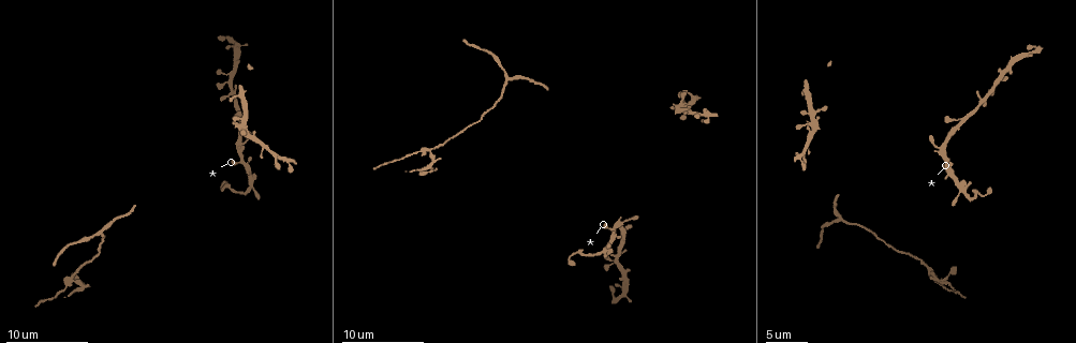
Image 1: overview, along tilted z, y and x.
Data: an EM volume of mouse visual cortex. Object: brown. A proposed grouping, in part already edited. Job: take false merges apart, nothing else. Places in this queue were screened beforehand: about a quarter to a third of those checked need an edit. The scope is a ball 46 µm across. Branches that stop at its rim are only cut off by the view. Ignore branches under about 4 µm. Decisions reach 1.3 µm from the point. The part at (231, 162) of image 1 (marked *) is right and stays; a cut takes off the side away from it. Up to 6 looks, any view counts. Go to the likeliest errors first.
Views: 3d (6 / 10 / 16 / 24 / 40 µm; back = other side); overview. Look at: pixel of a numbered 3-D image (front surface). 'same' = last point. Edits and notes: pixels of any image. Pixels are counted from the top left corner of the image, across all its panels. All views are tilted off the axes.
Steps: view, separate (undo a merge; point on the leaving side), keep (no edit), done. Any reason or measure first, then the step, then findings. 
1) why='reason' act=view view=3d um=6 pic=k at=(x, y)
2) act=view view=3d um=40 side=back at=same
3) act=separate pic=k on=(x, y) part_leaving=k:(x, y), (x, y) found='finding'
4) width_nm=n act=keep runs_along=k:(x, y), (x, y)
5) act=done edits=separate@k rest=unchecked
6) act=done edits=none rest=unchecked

act=view view=3d um=6 pic=1 at=(432, 154)

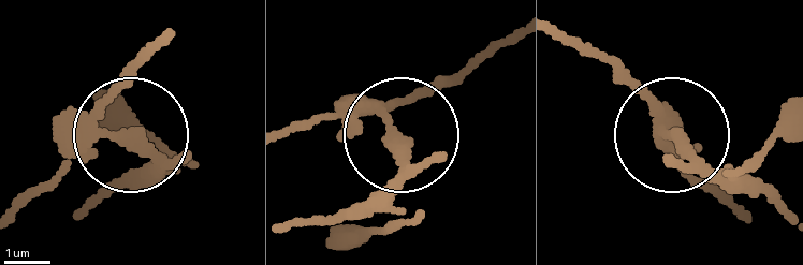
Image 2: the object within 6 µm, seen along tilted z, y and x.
act=separate pic=2 on=(148, 150) found='a second neuron is stuck on'

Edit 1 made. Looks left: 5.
act=view view=overview

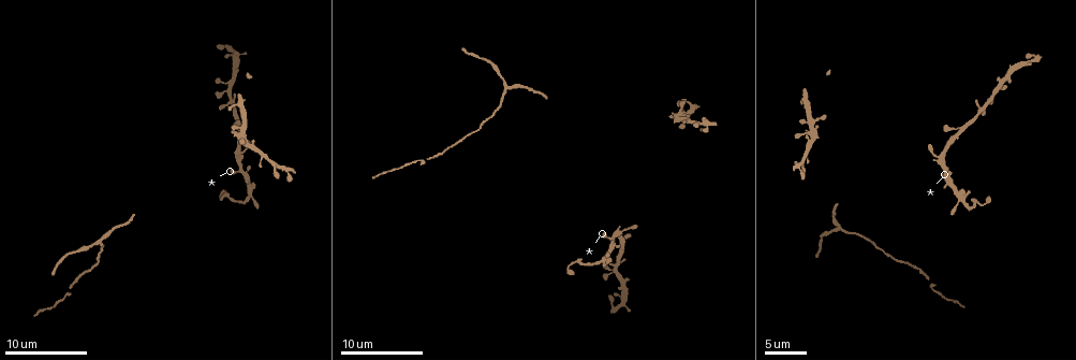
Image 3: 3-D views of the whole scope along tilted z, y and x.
why='arms part here' act=view view=3d um=6 pic=3 at=(940, 158)

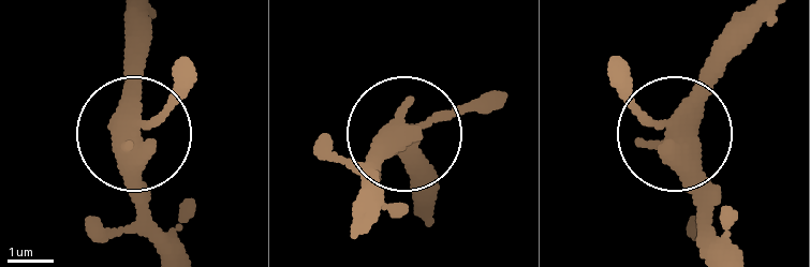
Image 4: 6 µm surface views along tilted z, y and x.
arms=3 act=keep found='all the same neuron'

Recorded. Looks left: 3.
why='thin arm on a thick one' act=view view=3d um=6 pic=3 at=(838, 229)

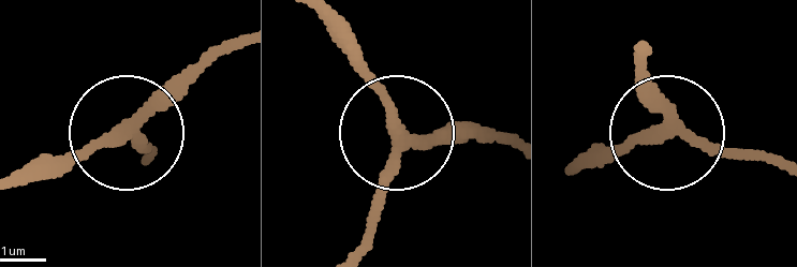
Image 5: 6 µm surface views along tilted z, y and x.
act=keep found='all the same neuron'

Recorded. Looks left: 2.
act=done edits=separate@2 rest=unchecked

